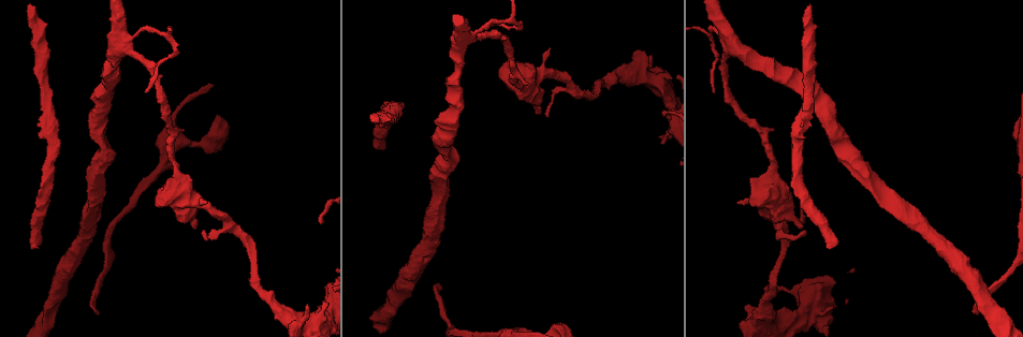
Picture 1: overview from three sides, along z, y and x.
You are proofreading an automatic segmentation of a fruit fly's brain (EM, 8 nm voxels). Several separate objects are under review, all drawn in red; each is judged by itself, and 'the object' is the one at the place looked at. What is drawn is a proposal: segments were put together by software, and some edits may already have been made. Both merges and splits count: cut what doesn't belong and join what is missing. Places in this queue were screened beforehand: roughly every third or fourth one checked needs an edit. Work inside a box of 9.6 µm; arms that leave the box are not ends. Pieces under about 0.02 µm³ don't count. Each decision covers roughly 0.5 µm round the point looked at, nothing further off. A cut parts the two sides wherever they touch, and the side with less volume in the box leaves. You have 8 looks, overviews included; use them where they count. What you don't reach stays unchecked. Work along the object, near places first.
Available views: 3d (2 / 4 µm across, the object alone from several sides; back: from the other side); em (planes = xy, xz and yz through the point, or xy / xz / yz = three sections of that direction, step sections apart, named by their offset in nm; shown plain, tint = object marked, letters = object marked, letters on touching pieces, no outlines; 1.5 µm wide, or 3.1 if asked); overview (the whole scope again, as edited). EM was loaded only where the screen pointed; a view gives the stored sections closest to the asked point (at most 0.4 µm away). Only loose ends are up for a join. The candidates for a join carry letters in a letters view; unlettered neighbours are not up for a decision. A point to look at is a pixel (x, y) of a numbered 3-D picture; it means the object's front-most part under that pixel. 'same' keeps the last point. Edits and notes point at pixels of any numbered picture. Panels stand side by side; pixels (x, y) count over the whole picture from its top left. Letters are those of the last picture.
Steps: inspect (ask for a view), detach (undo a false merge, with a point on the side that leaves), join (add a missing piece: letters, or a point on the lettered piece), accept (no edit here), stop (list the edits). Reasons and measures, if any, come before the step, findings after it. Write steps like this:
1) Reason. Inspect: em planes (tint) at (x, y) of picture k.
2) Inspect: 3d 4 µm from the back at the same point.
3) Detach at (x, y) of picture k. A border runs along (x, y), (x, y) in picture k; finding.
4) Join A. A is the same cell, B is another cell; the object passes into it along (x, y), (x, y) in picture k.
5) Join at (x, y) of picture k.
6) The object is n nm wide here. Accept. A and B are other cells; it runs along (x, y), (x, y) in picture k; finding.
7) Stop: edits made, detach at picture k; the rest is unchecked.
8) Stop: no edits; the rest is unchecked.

Inspect: 3d 2 µm at (829, 247) of picture 1.

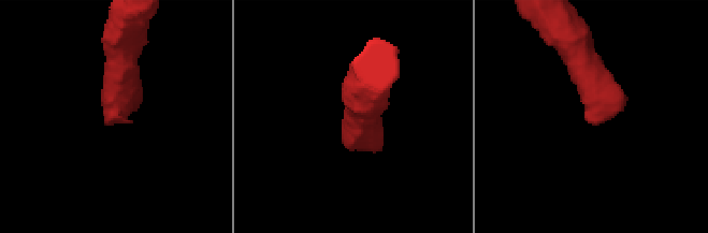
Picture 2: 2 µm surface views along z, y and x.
Inspect: em xy step 8 (tint) at (105, 124) of picture 2.

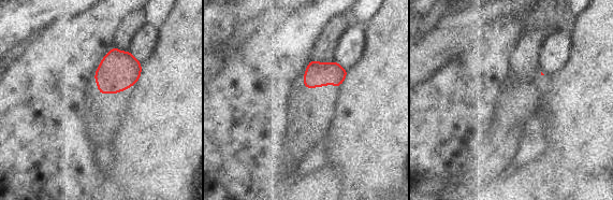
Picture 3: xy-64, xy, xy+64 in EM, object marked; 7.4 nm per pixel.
What lies round it. Inspect: em xy step 8 (letters) at the same point.

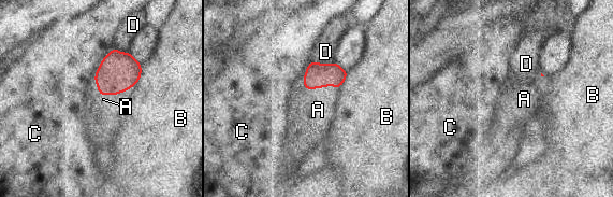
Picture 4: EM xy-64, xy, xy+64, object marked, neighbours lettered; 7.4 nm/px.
The longest contact is with C, 380 nm. Join A. A is the same cell, B, C and D are other cells; the cell continues.

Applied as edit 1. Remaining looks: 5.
Long arm stops here. Inspect: em planes (letters) at (977, 315) of picture 1.

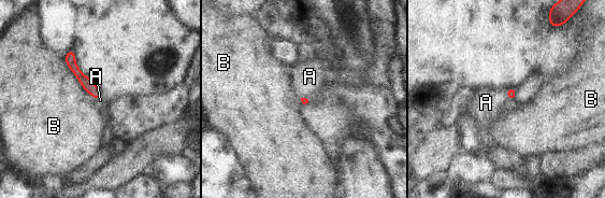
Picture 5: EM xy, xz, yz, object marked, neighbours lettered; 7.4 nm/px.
Join A. A is the same cell, B is another cell; the object passes into it along (510, 93), (507, 95), (486, 102) in picture 5; the cell continues.

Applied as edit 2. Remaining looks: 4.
Stop: edits made, join at picture 4, join at picture 5; the rest is unchecked.

